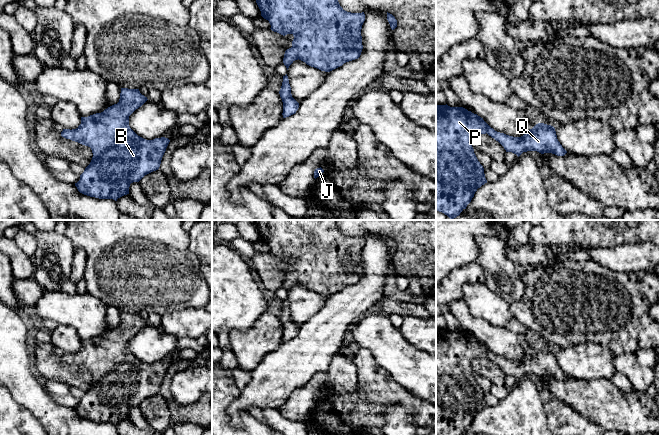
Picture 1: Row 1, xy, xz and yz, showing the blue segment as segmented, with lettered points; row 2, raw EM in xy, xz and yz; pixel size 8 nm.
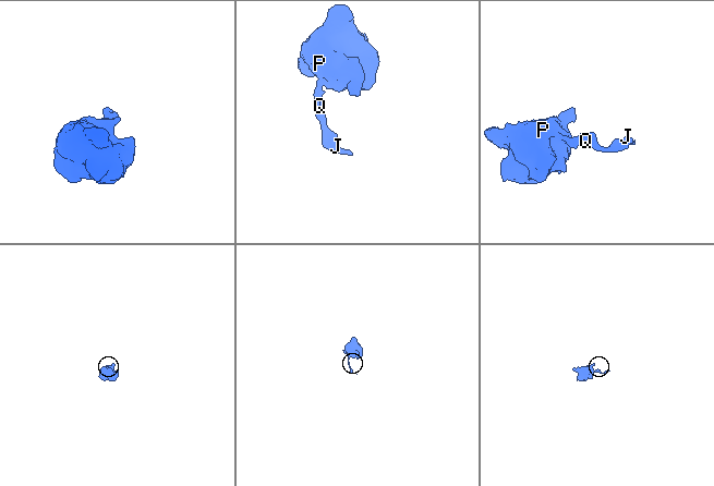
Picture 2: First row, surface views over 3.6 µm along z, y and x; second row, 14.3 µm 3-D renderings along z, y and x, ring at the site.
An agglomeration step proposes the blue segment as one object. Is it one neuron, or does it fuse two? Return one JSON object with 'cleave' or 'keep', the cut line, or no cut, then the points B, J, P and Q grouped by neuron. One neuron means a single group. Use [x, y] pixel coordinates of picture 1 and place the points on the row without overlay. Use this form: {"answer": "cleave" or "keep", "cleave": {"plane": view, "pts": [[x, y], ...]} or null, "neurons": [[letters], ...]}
{"answer": "keep", "cleave": null, "neurons": [["B", "J", "P", "Q"]]}

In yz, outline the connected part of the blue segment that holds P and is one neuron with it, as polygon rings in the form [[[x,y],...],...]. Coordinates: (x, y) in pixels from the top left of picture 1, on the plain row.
[[[436,329],[436,434],[463,435],[475,416],[487,407],[484,392],[472,371],[474,358],[488,358],[518,381],[527,375],[564,380],[555,352],[536,348],[521,361],[491,352],[480,340],[463,331]]]

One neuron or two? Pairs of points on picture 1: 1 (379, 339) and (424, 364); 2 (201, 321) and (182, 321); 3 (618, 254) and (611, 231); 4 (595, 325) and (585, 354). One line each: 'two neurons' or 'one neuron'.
1: one neuron
2: one neuron
3: two neurons
4: two neurons

